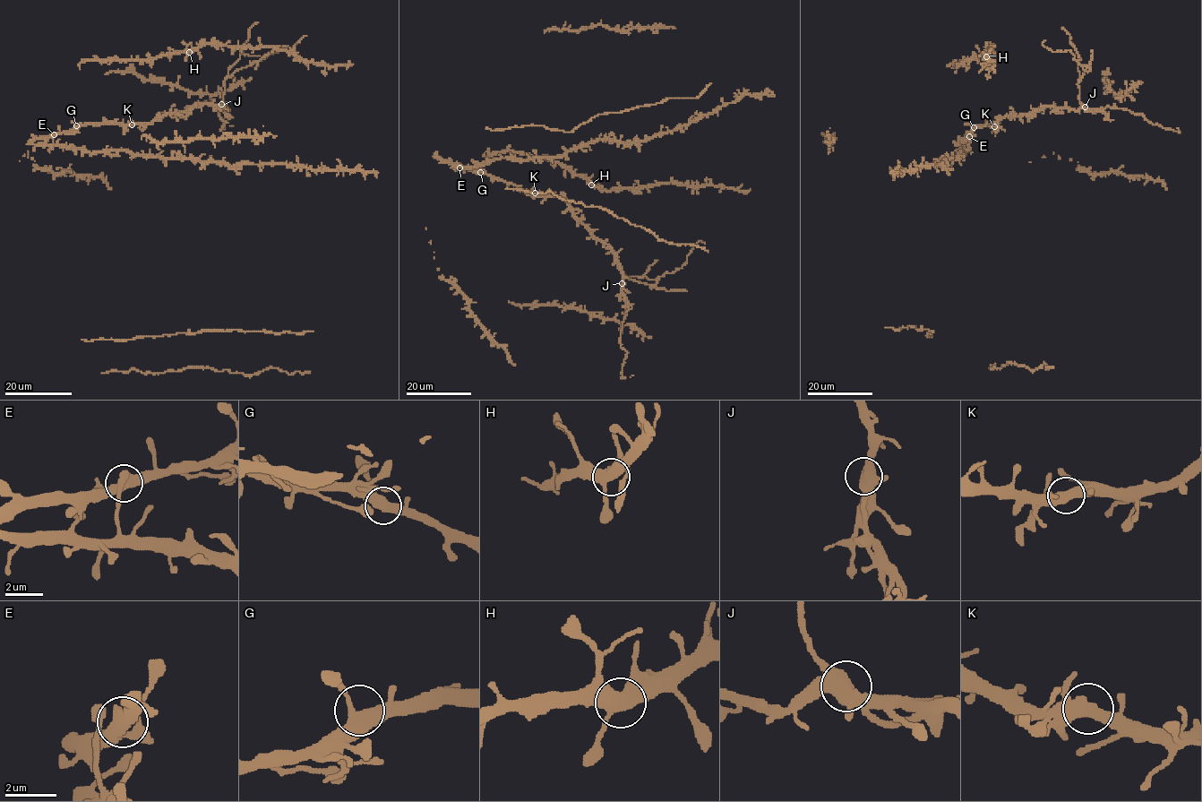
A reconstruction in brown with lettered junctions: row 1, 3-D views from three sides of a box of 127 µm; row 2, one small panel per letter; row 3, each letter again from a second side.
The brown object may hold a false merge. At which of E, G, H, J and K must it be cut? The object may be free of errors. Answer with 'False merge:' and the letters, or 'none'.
False merge: J

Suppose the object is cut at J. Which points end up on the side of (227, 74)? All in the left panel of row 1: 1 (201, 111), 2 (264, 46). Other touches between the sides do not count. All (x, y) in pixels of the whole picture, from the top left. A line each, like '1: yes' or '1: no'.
1: no
2: no

